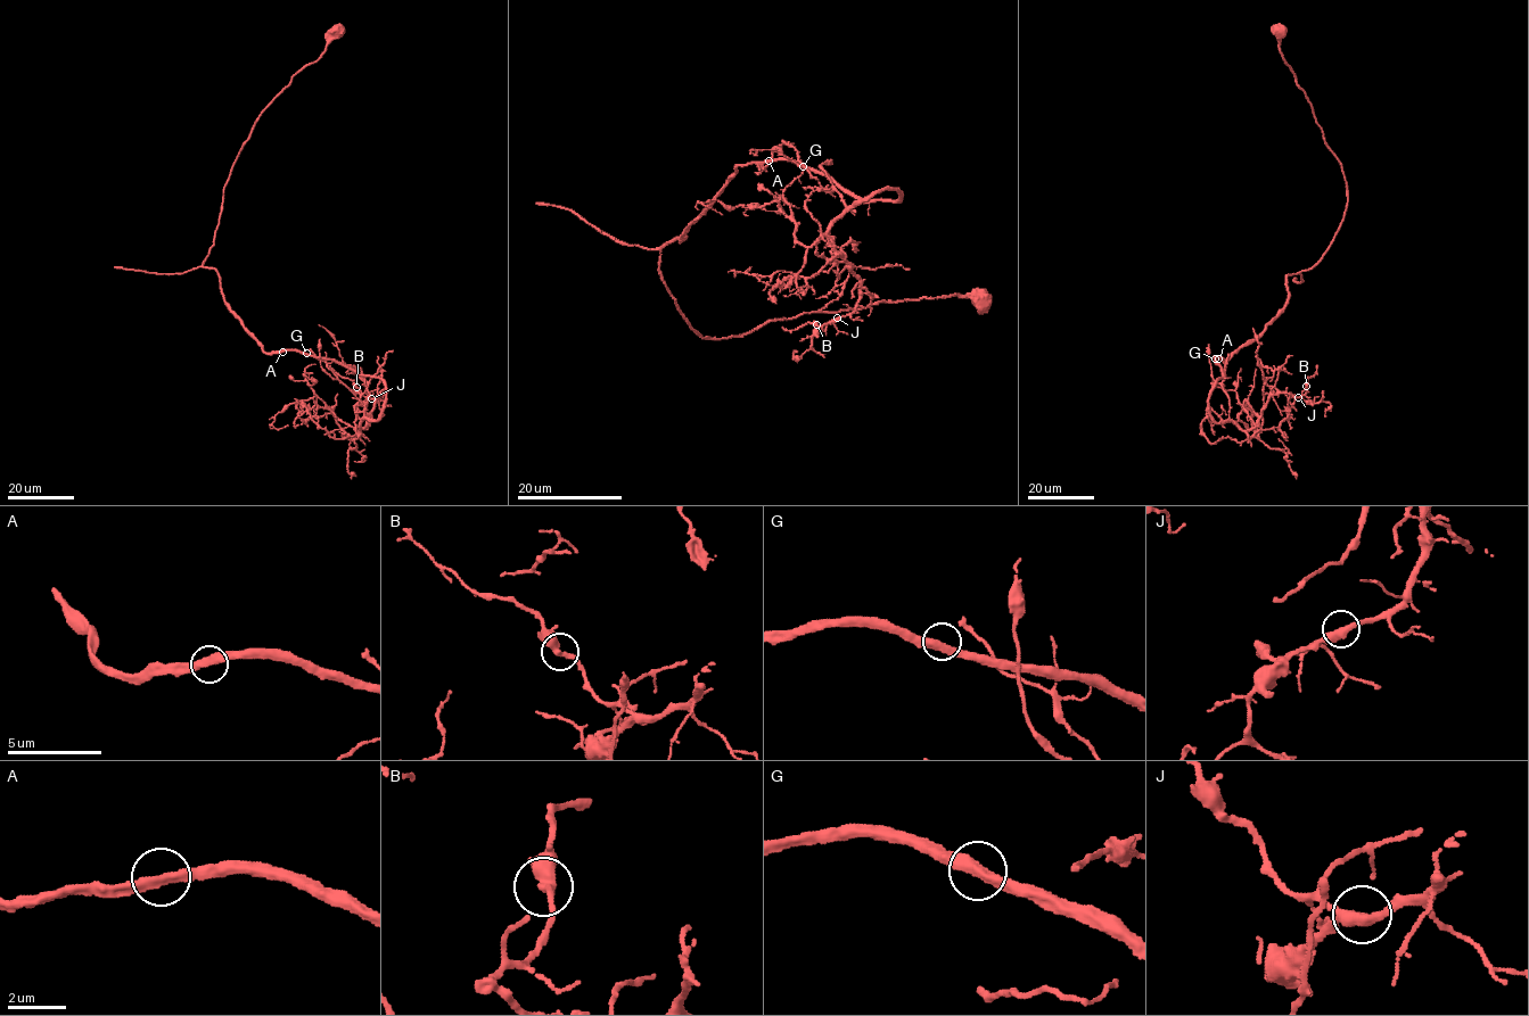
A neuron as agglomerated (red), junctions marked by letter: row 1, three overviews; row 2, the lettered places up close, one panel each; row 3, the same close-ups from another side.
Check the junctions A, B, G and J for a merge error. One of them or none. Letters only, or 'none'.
none

